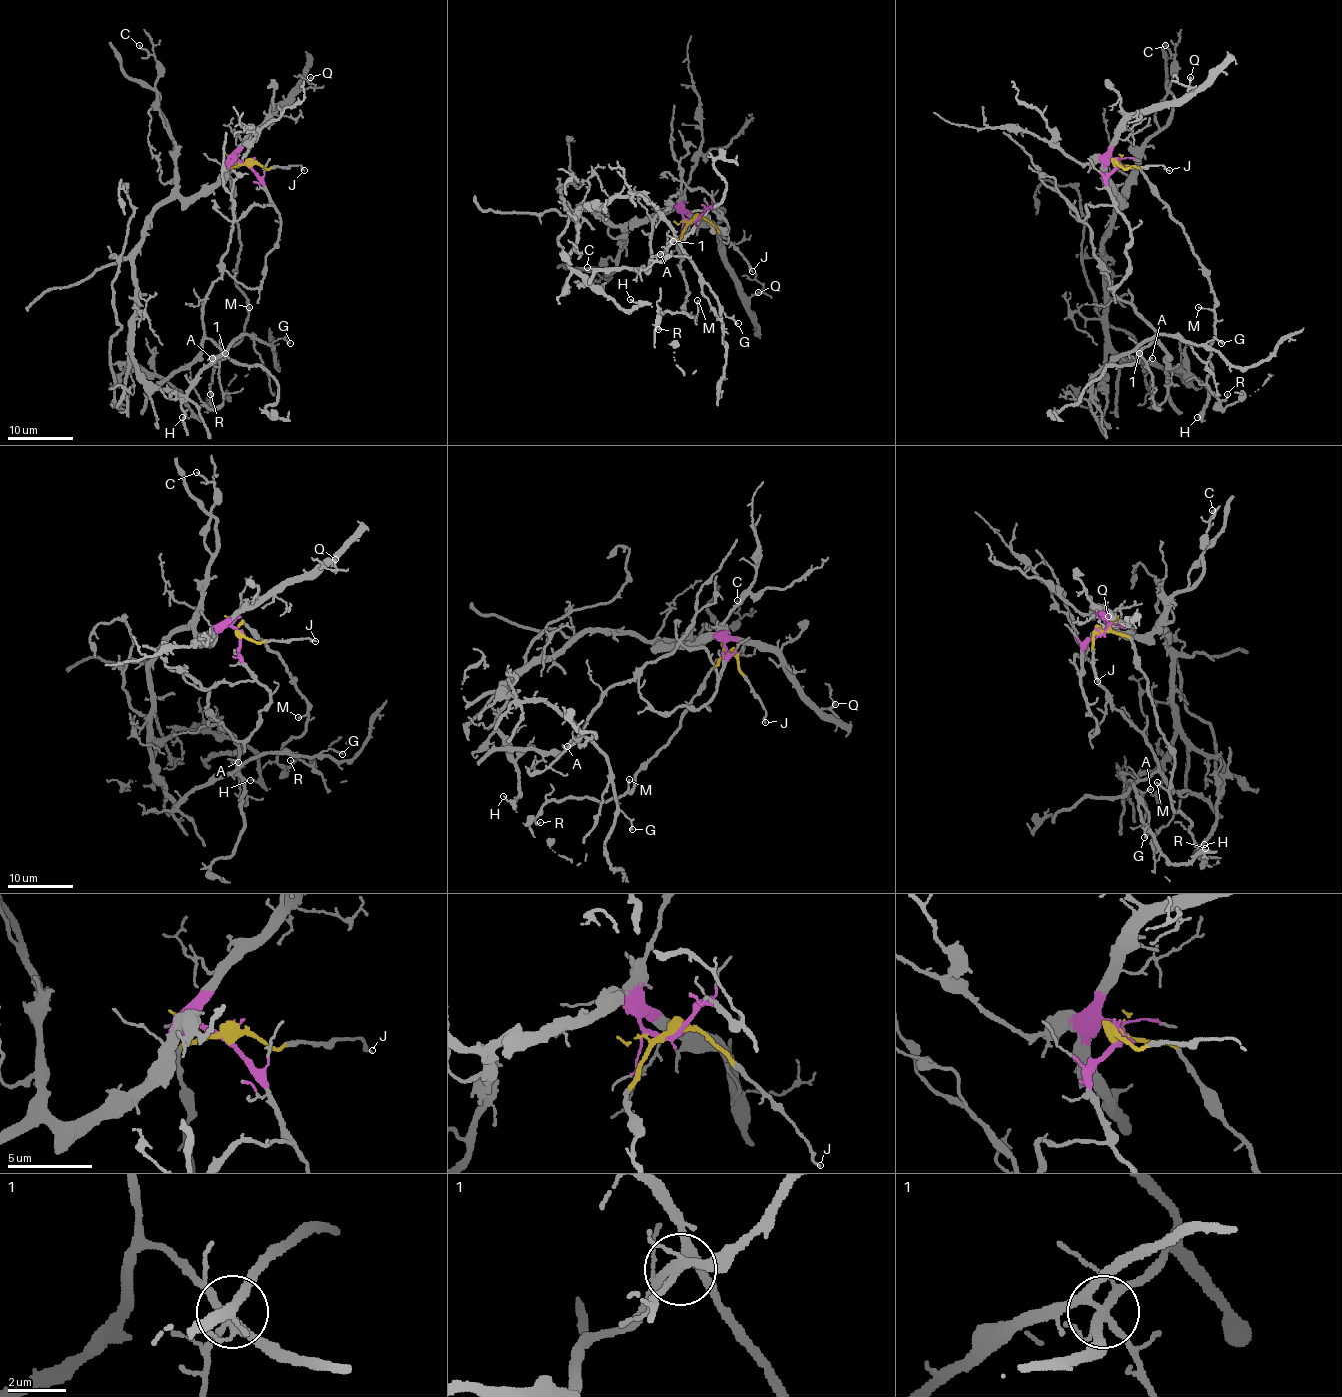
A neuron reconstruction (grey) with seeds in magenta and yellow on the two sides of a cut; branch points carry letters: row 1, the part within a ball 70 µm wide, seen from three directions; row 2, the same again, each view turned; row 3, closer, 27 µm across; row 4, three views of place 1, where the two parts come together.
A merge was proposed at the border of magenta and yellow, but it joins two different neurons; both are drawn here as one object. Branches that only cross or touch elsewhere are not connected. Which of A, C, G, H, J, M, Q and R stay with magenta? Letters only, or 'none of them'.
A, C, G, H, Q

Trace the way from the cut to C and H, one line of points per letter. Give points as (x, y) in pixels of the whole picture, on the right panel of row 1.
C: (1118, 164), (1107, 165), (1118, 198), (1135, 152), (1158, 129), (1156, 106), (1172, 77), (1166, 45)
H: (1118, 164), (1107, 165), (1123, 198), (1102, 246), (1107, 341), (1123, 357), (1194, 375), (1207, 406), (1197, 418)

